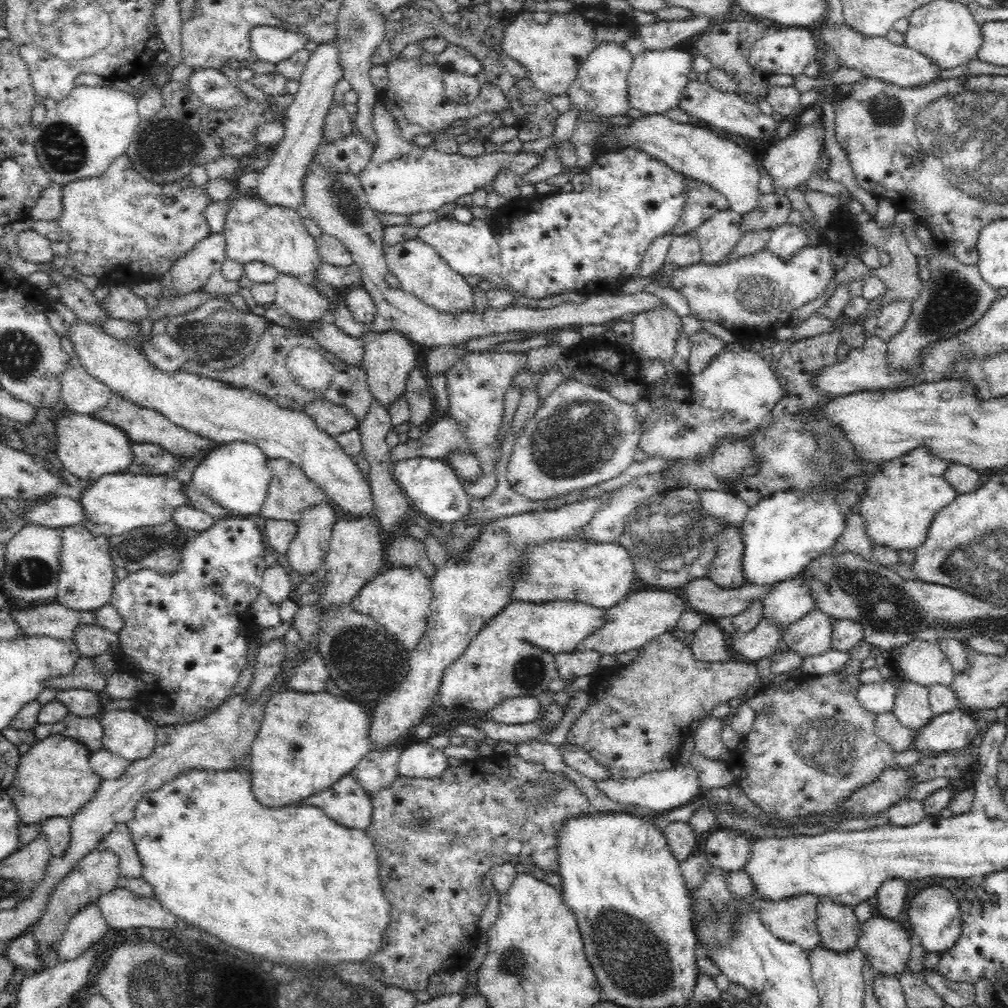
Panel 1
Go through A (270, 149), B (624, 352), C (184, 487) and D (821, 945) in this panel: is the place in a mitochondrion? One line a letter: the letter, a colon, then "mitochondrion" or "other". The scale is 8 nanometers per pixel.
A: other
B: other
C: other
D: other

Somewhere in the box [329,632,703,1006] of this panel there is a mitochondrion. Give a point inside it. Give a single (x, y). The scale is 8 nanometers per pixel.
(635, 958)

